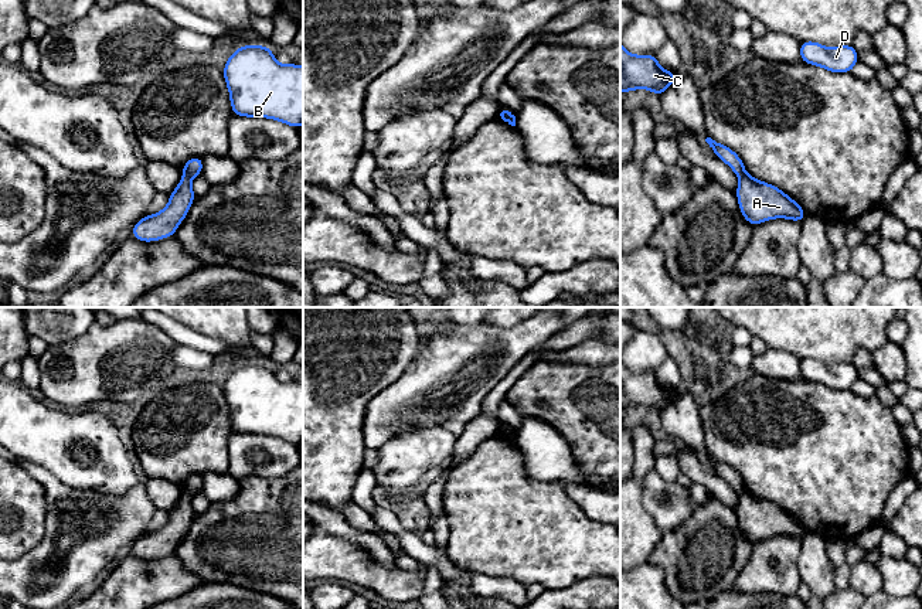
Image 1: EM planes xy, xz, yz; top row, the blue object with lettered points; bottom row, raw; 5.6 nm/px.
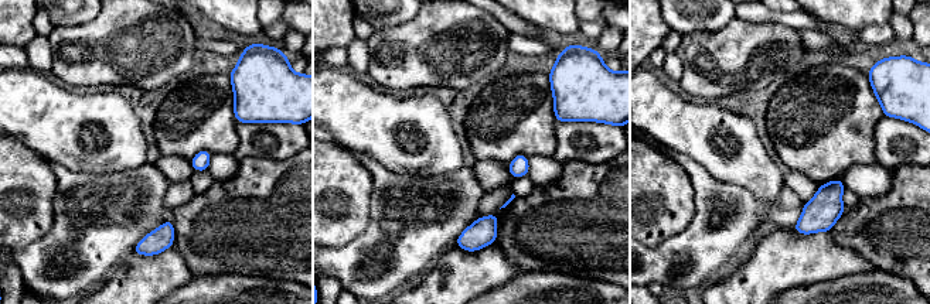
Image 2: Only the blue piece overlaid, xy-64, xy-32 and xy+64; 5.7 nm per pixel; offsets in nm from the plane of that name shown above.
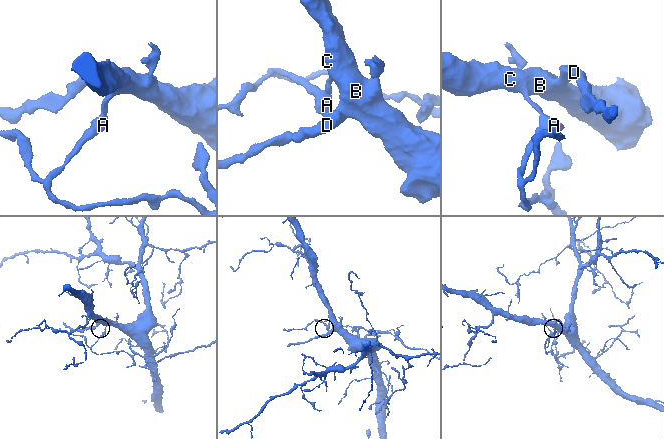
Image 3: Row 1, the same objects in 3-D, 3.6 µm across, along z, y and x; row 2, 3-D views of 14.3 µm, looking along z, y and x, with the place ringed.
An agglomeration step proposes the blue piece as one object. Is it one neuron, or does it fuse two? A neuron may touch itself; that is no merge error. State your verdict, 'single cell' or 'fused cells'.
fused cells

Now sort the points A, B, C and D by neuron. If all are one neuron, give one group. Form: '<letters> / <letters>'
A / B C D

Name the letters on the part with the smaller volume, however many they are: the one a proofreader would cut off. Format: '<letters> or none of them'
A

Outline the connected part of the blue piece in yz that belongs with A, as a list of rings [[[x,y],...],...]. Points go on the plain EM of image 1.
[[[746,489],[739,493],[735,508],[744,535],[758,542],[773,535],[802,538],[807,531],[803,525],[778,504],[759,499]]]

